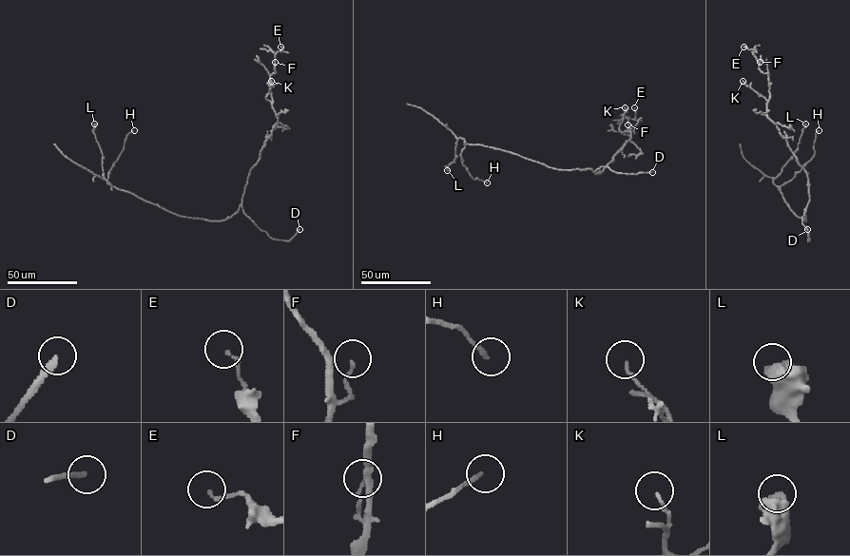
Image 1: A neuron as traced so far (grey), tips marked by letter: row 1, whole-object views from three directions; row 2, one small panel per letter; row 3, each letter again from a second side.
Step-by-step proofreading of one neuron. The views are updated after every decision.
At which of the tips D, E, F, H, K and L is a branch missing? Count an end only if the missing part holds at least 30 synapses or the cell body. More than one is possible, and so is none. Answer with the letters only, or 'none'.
D

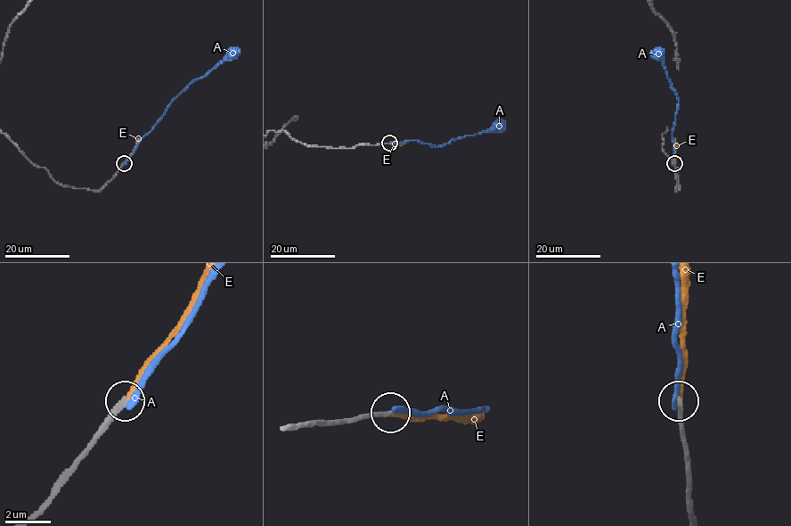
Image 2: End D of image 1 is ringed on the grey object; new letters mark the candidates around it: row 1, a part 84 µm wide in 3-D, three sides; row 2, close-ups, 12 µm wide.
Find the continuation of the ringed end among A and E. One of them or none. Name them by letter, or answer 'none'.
E

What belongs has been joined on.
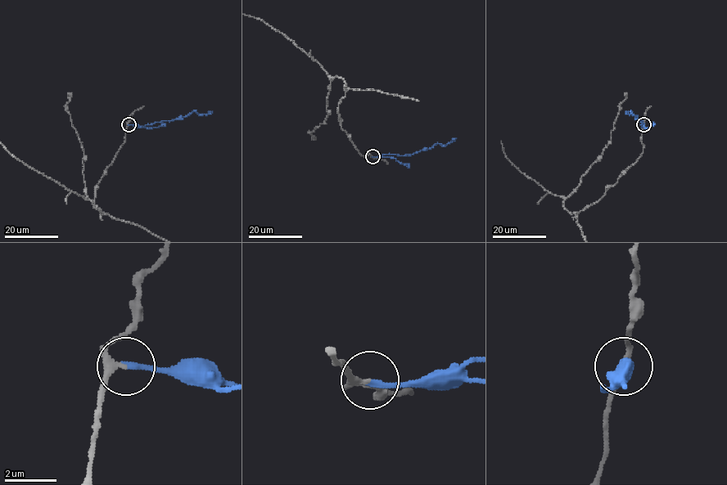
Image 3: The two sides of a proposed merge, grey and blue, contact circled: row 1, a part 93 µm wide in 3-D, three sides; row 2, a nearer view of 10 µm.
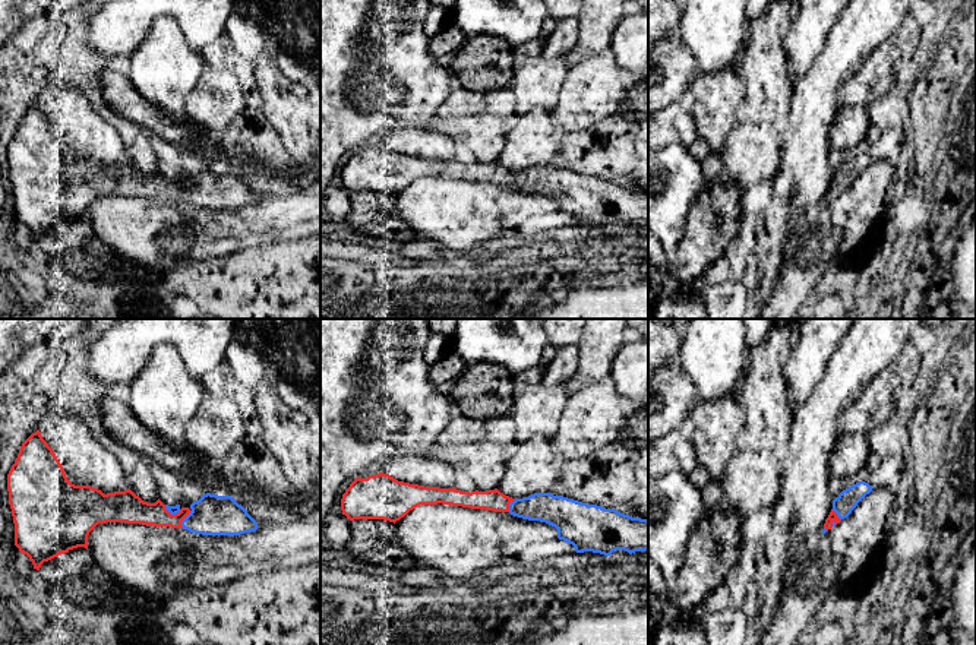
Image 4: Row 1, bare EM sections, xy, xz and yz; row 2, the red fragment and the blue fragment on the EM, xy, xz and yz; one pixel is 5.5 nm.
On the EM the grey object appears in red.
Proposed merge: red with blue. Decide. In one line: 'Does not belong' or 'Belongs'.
Belongs

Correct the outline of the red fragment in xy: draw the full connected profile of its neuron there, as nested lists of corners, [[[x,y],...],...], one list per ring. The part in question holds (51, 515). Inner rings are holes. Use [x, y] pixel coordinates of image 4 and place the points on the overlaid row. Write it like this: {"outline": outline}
{"outline": [[[40,430],[20,446],[18,458],[7,474],[9,505],[15,524],[15,546],[26,554],[40,570],[44,562],[69,550],[88,548],[88,535],[105,522],[143,524],[154,527],[183,528],[202,535],[240,535],[258,529],[258,522],[231,496],[206,493],[189,508],[168,506],[159,499],[143,502],[132,490],[104,494],[91,486],[72,484],[53,449]]]}

